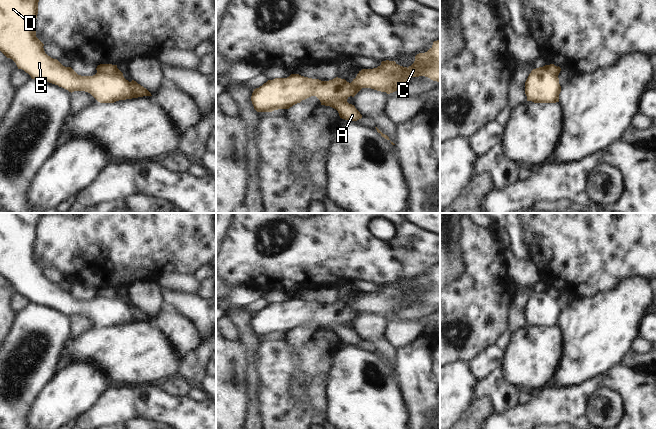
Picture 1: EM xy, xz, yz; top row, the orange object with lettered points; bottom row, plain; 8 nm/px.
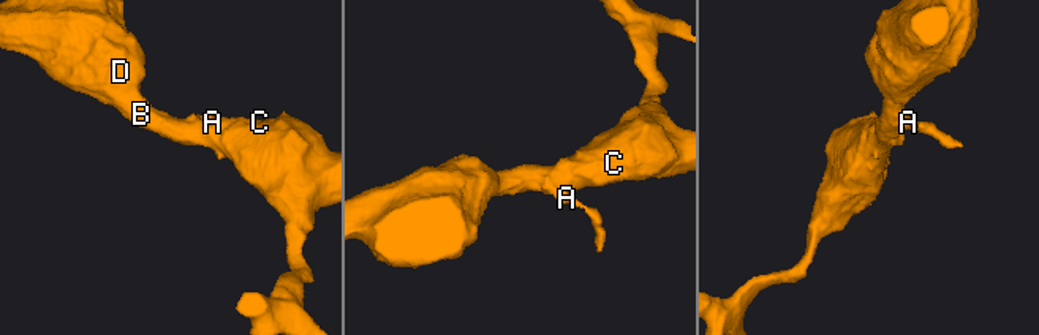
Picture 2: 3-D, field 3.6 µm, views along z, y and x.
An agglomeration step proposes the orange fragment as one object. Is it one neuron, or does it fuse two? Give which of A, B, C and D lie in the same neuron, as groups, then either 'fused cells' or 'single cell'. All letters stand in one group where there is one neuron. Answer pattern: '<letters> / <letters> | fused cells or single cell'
A / B C D | fused cells

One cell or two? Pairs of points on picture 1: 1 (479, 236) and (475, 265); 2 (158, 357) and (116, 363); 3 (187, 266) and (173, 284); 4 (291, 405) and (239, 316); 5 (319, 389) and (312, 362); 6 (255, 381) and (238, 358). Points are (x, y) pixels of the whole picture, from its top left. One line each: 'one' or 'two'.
1: one
2: one
3: two
4: two
5: two
6: two

